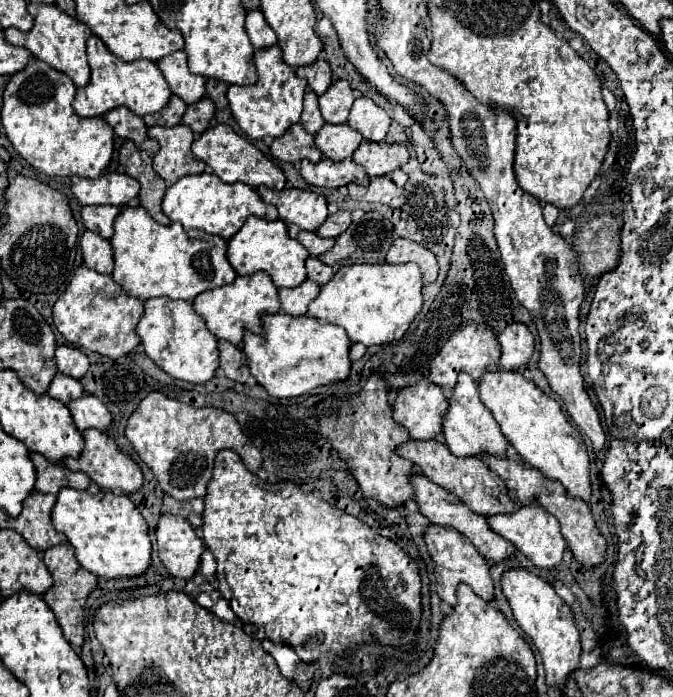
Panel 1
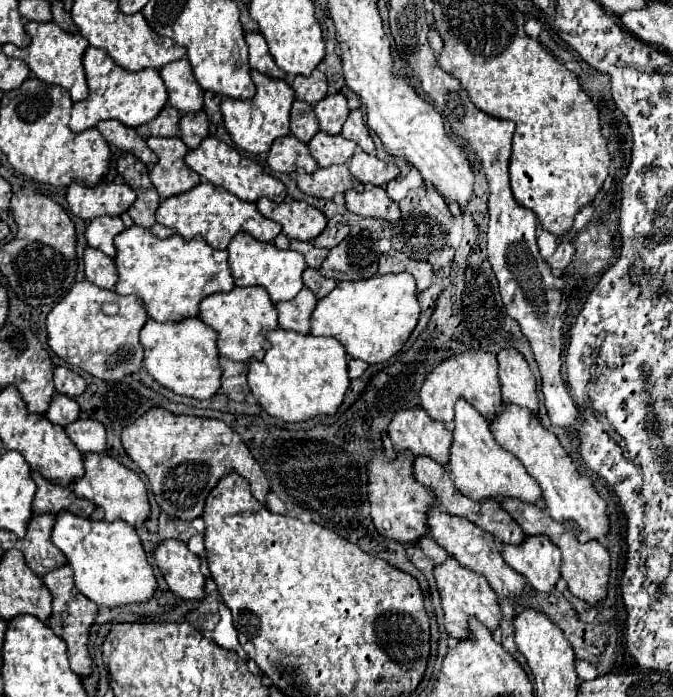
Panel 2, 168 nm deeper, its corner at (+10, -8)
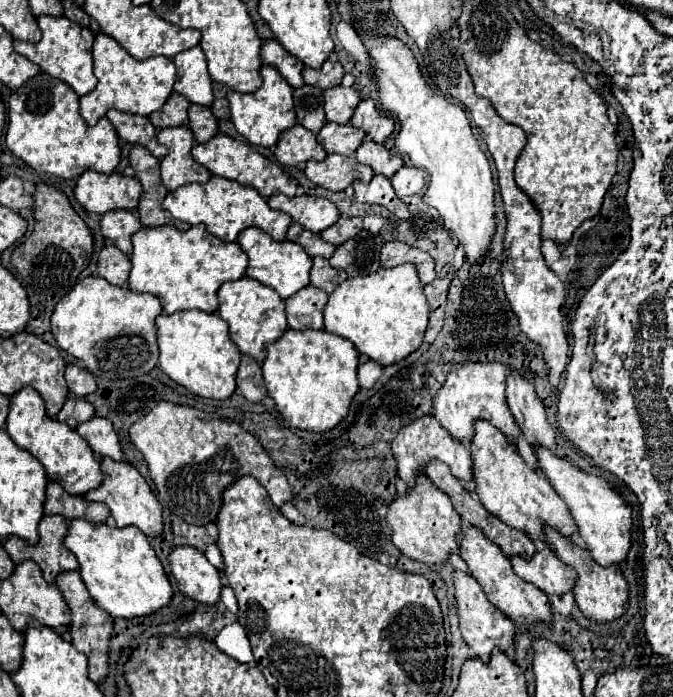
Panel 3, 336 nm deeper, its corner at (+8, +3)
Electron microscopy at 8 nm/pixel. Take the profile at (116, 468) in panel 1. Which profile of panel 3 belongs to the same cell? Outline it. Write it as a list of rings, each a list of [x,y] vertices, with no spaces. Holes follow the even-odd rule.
[[[101,458],[99,462],[101,462],[101,472],[103,472],[103,482],[99,488],[93,488],[91,492],[87,492],[85,498],[107,504],[117,526],[137,526],[147,536],[161,534],[161,530],[163,530],[161,504],[155,498],[155,494],[151,492],[149,484],[141,476],[141,472],[131,462],[125,462],[125,460],[117,462],[117,460]]]

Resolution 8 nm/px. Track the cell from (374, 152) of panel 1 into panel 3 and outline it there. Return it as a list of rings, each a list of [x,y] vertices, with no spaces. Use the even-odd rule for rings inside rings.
[[[365,140],[357,152],[355,158],[359,164],[371,166],[375,174],[383,174],[387,178],[391,178],[395,174],[395,170],[399,170],[403,166],[403,158],[391,154],[389,150],[385,150],[383,144],[375,144],[373,140]]]

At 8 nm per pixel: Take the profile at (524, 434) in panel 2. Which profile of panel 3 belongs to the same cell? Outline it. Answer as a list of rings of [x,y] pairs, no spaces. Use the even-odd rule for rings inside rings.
[[[535,448],[535,456],[539,468],[567,504],[577,524],[577,532],[587,544],[593,560],[601,566],[621,564],[631,546],[631,506],[619,494],[615,494],[603,478],[587,474],[571,458],[557,456],[549,448]]]

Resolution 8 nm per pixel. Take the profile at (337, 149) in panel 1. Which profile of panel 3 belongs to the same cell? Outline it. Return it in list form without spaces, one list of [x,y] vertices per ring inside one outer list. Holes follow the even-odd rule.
[[[327,122],[317,134],[317,140],[327,154],[343,154],[343,156],[353,156],[355,150],[361,146],[363,138],[365,138],[363,130],[353,128],[349,124],[339,126],[333,122]]]

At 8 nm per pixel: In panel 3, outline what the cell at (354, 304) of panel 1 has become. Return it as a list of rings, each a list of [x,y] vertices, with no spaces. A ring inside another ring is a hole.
[[[413,264],[395,268],[379,268],[375,274],[347,278],[331,292],[323,308],[323,324],[331,334],[339,334],[353,342],[353,346],[367,358],[381,366],[399,362],[421,346],[427,328],[427,300],[423,284]]]

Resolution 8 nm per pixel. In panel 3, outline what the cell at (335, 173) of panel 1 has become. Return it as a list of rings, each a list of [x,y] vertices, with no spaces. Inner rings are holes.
[[[331,154],[325,160],[309,160],[305,166],[305,176],[327,190],[341,192],[345,190],[355,178],[361,178],[364,183],[369,183],[373,178],[373,171],[367,166],[357,164],[357,160],[341,154]]]

